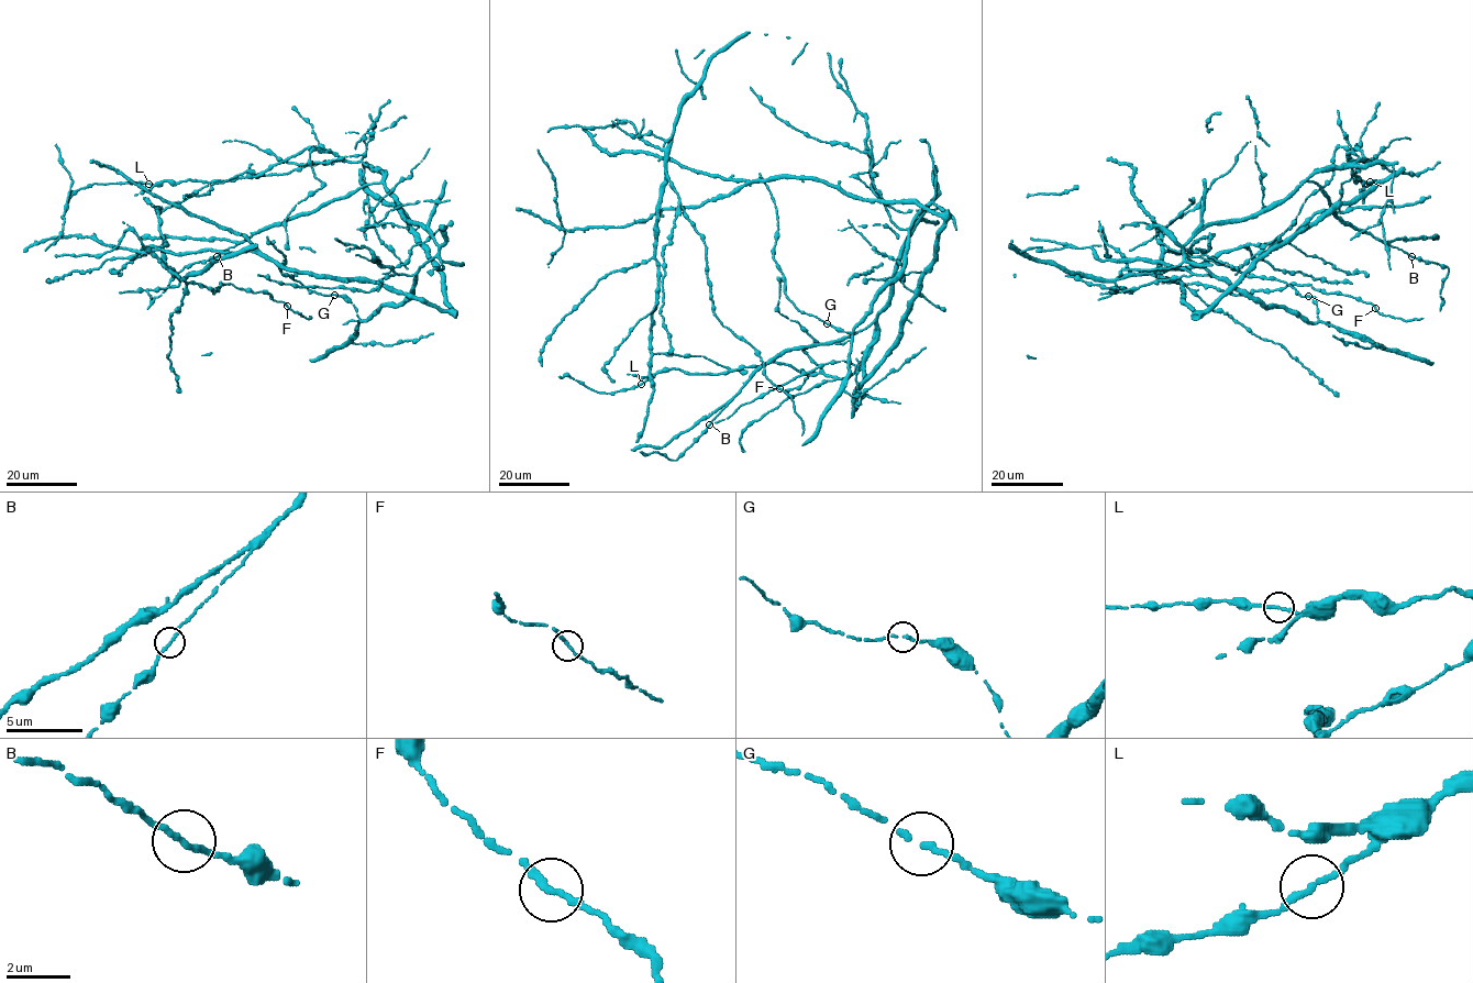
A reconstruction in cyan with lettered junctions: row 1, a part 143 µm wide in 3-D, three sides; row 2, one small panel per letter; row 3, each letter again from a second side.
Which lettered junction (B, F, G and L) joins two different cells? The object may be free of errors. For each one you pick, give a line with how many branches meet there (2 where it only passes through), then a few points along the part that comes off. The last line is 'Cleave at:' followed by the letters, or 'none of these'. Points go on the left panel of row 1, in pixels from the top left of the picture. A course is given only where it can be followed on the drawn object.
Cleave at: none of these

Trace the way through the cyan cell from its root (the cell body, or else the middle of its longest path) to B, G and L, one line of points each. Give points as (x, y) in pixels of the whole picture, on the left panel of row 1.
B: (353, 162), (362, 162), (370, 168), (378, 168), (383, 179), (365, 184), (311, 211), (269, 224), (217, 256)
G: (353, 162), (381, 172), (401, 213), (430, 234), (438, 252), (419, 269), (409, 296), (366, 319), (334, 295)
L: (353, 162), (343, 162), (319, 147), (308, 147), (255, 176), (148, 184)

